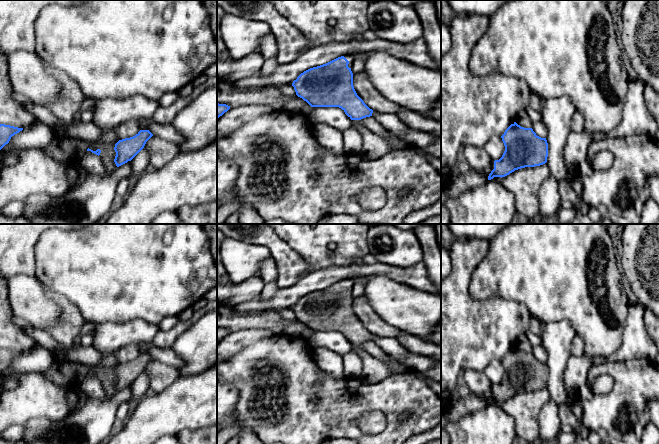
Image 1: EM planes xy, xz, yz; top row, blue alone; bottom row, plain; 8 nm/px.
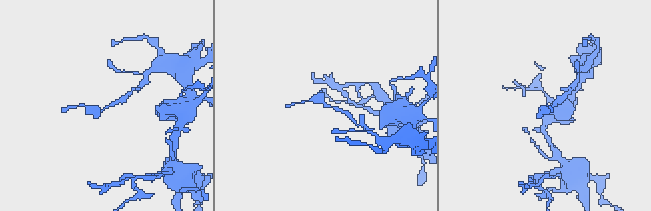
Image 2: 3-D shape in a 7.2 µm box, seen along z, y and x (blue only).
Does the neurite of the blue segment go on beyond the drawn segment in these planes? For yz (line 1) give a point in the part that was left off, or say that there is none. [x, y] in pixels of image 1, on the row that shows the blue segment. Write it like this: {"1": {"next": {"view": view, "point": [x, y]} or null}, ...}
{"1": {"next": null}}

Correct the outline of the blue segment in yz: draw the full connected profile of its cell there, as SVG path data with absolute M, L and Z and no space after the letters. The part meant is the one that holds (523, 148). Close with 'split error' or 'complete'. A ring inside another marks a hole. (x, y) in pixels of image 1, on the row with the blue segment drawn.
M514 122L501 138L505 151L499 160L494 161L494 169L488 180L494 177L502 178L515 170L540 166L547 162L547 140L537 136L532 128L524 128Z; complete

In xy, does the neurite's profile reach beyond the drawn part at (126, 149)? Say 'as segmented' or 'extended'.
as segmented

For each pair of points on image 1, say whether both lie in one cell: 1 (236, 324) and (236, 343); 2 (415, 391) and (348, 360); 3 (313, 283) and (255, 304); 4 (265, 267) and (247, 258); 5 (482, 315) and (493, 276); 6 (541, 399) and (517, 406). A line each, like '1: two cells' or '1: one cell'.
1: two cells
2: two cells
3: one cell
4: two cells
5: two cells
6: one cell

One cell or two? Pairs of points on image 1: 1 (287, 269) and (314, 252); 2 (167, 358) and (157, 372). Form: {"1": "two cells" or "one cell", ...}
{"1": "two cells", "2": "two cells"}

